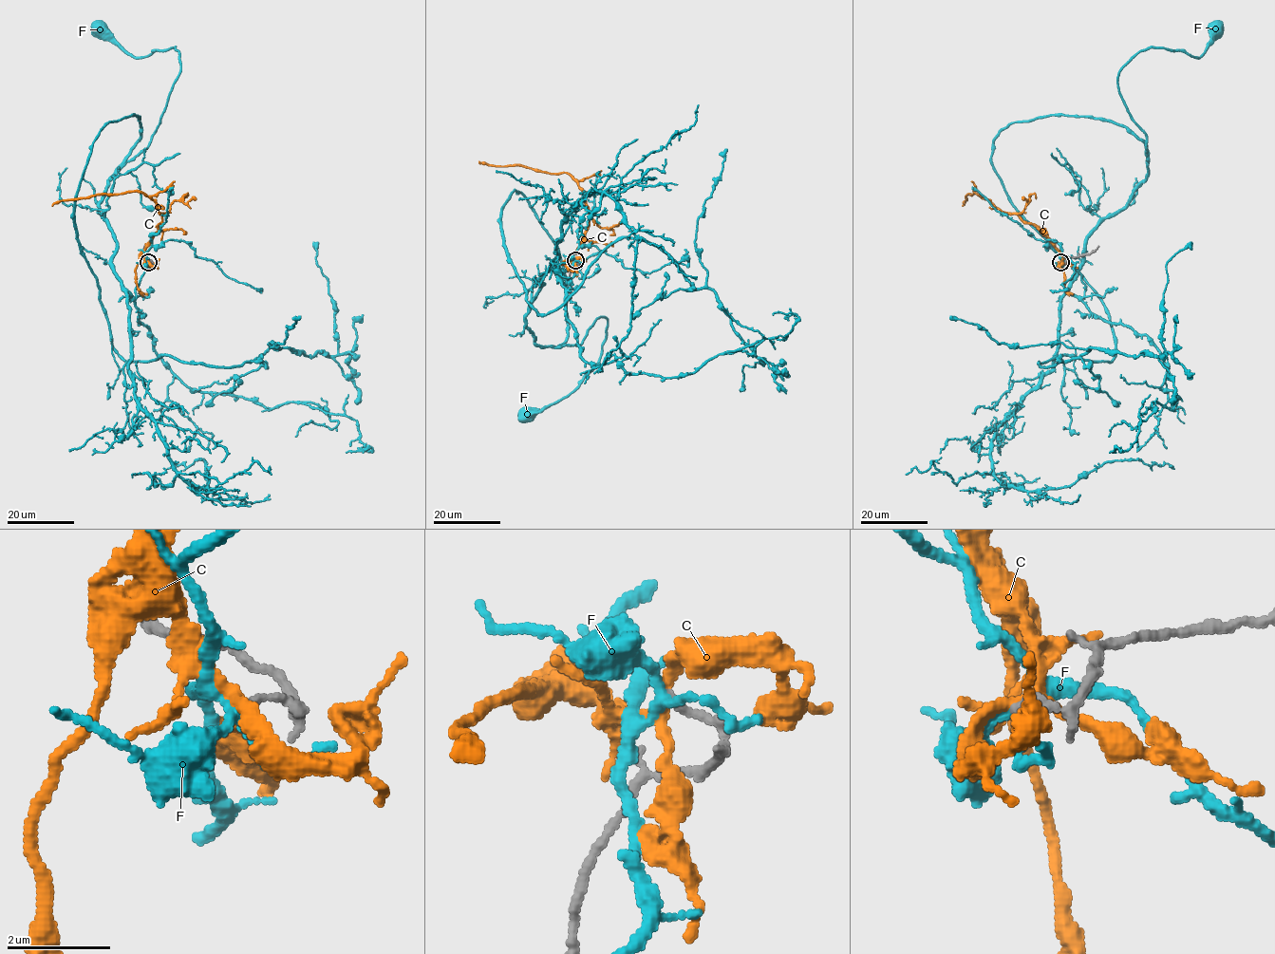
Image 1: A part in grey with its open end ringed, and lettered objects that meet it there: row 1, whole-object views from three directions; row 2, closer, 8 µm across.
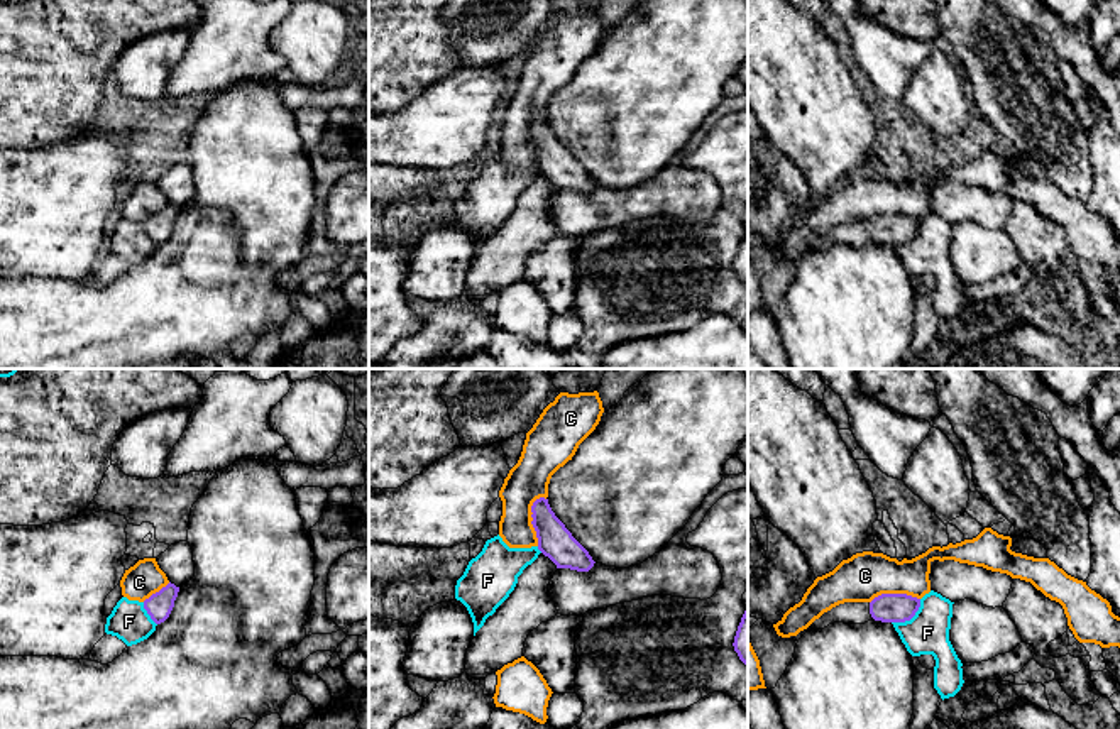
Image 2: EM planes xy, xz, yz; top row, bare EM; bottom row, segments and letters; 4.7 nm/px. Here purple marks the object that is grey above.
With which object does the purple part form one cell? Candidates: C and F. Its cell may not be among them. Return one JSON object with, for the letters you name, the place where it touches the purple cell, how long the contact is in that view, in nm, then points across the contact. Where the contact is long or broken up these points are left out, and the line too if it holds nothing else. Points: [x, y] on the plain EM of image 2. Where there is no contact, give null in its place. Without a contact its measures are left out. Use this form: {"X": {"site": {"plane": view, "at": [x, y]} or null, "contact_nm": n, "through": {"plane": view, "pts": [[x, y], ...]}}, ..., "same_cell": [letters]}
{"same_cell": []}

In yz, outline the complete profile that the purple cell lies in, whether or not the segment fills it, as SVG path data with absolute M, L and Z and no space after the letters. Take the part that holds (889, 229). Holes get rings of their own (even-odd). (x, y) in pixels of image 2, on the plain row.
M881 215L871 223L844 223L824 233L807 250L797 257L782 259L773 245L758 240L748 250L748 260L760 281L765 308L775 310L787 288L790 286L799 260L812 250L824 250L834 244L865 245L868 242L905 244L920 228L920 220L907 215Z

